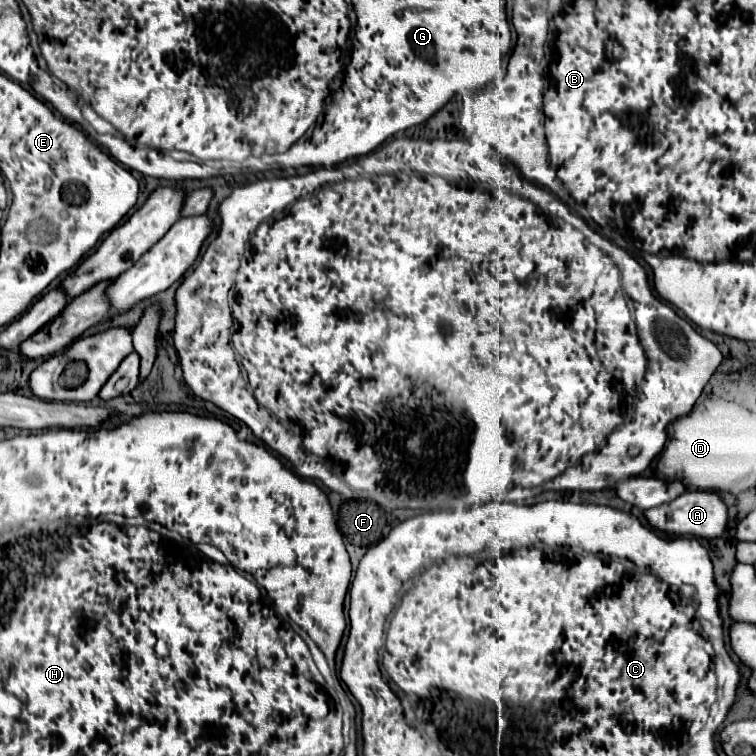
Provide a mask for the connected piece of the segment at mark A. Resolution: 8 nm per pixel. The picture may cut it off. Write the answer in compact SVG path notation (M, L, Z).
M691 490L683 496L679 496L679 500L673 500L671 504L653 508L645 512L647 522L657 528L663 530L667 534L677 534L677 536L697 536L697 538L717 538L727 530L727 522L729 522L729 510L727 504L723 502L719 492L713 490Z

